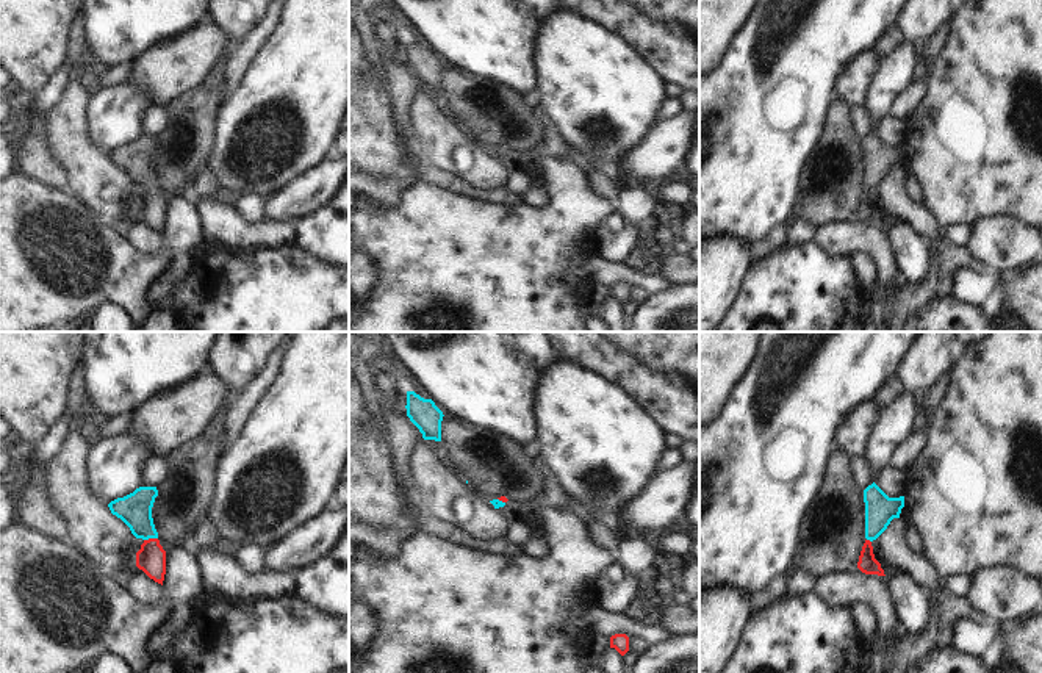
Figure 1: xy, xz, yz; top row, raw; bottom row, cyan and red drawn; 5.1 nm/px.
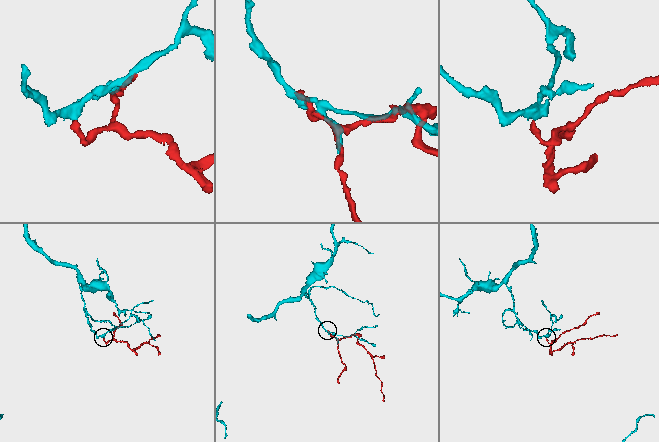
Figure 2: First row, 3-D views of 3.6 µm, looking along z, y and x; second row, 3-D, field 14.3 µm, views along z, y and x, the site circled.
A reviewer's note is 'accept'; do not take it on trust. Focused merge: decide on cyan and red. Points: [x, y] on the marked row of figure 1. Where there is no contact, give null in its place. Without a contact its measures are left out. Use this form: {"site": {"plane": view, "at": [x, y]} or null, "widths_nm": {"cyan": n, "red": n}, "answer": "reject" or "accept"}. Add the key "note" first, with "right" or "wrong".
{"note": "right", "site": {"plane": "xy", "at": [150, 537]}, "widths_nm": {"cyan": 170, "red": 150}, "answer": "accept"}

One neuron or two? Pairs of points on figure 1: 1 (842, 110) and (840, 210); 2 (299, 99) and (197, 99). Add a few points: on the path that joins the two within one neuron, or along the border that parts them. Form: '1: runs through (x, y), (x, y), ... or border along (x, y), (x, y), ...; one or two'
1: runs through (842, 135), (851, 172), (840, 185); one
2: border along (224, 99), (216, 111), (211, 133); two

